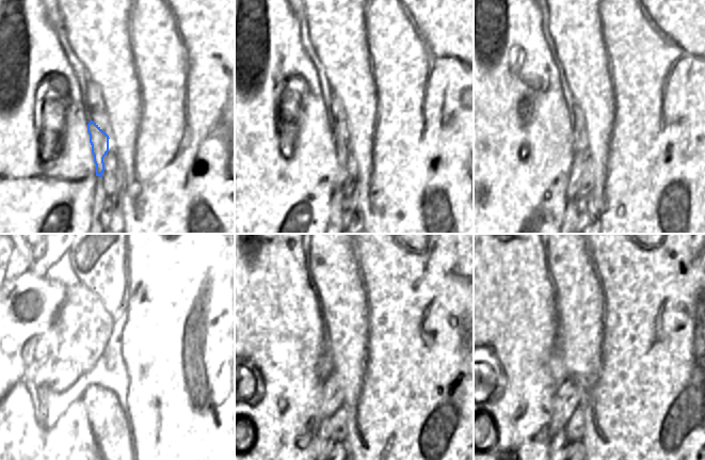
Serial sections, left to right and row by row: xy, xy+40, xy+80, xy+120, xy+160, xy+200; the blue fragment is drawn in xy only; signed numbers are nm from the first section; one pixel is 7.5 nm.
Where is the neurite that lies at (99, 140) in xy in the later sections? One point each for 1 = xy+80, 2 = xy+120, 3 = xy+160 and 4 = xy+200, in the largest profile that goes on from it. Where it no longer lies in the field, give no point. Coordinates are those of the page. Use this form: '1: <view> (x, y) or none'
1: xy+80 (572, 191)
2: xy+120 (93, 435)
3: xy+160 (325, 443)
4: xy+200 (559, 444)

